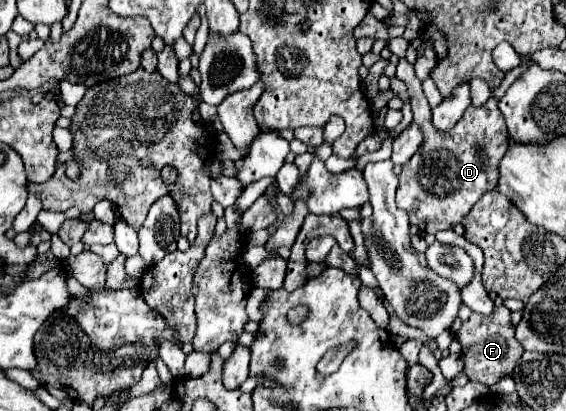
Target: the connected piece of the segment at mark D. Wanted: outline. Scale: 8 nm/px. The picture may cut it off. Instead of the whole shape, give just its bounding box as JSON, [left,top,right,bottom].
[388,36,508,233]

